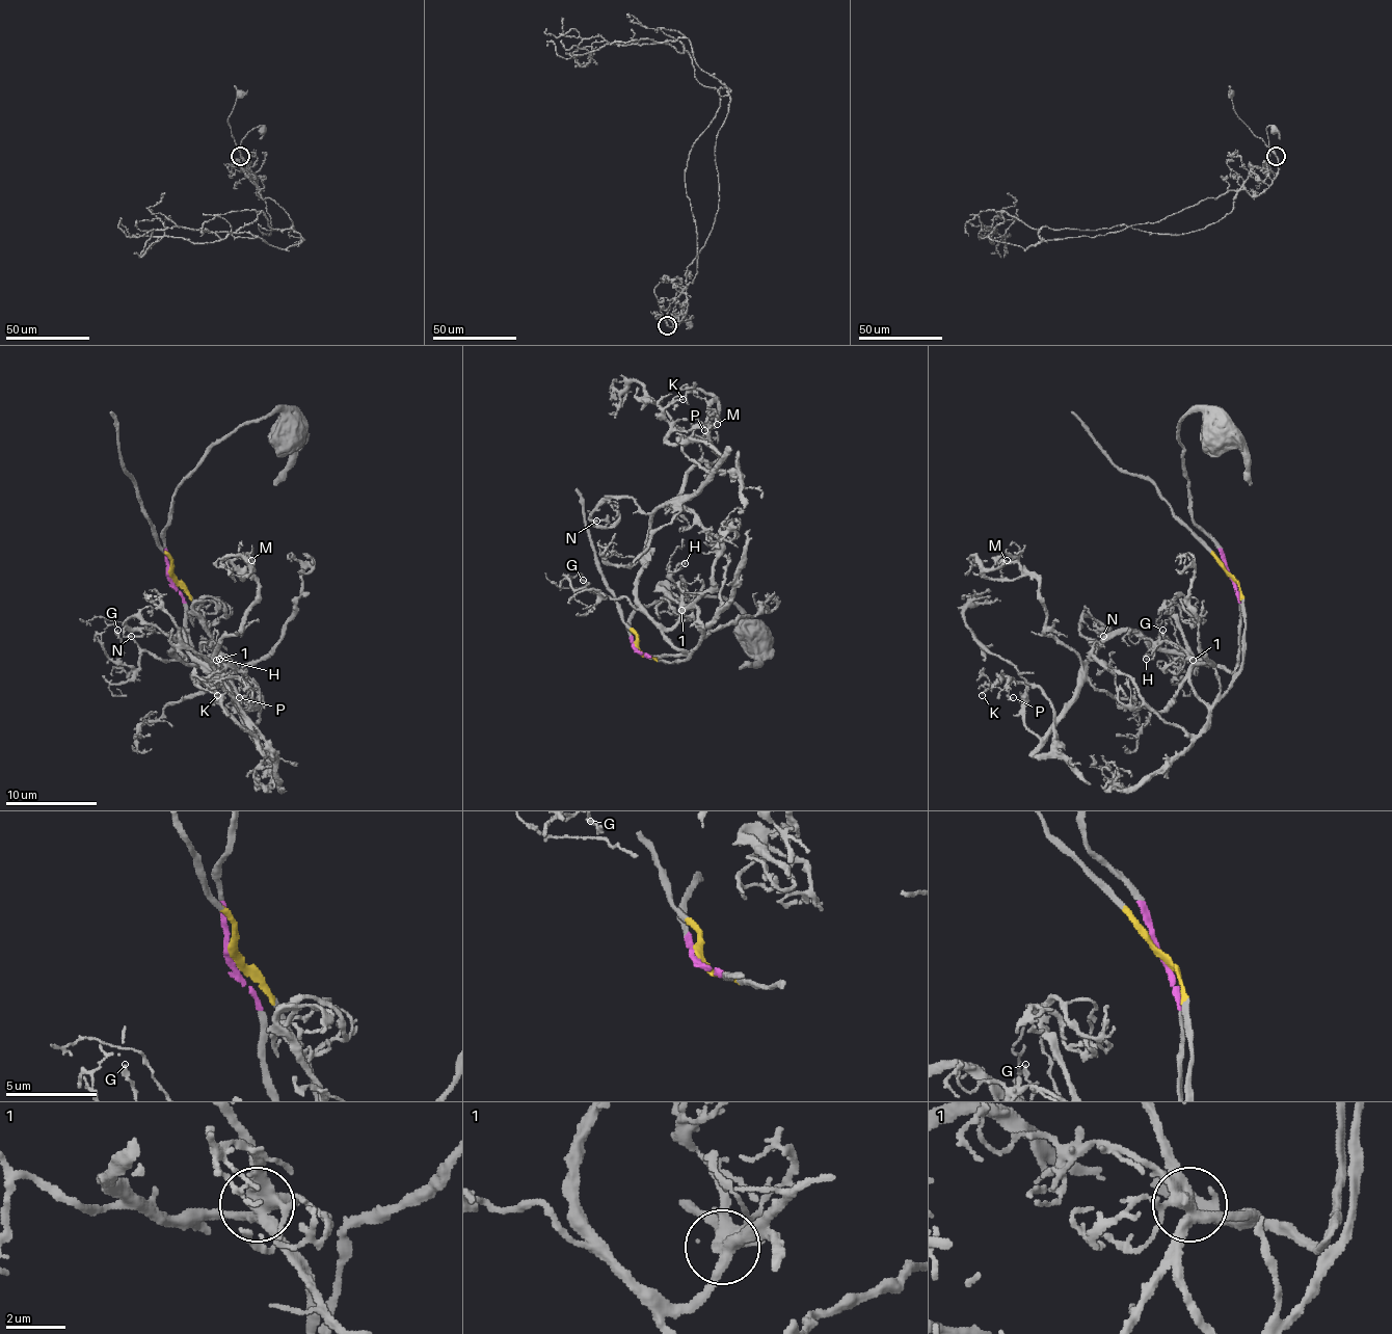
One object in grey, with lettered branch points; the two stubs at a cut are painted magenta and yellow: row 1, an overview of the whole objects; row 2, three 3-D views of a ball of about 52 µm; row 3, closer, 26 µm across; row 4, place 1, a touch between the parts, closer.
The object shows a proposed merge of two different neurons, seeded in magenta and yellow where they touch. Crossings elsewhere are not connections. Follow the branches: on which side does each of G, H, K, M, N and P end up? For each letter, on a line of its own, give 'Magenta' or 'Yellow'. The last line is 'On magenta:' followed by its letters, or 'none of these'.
G: Magenta
H: Magenta
K: Magenta
M: Magenta
N: Magenta
P: Magenta
On magenta: G, H, K, M, N, P

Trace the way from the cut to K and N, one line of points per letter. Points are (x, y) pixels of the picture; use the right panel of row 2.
K: (1230, 577), (1239, 597), (1230, 672), (1117, 632), (1043, 737), (1025, 725), (1020, 682), (1005, 679), (982, 695)
N: (1230, 577), (1239, 597), (1233, 670), (1159, 652), (1130, 632), (1096, 643), (1079, 622), (1096, 622), (1102, 636)

